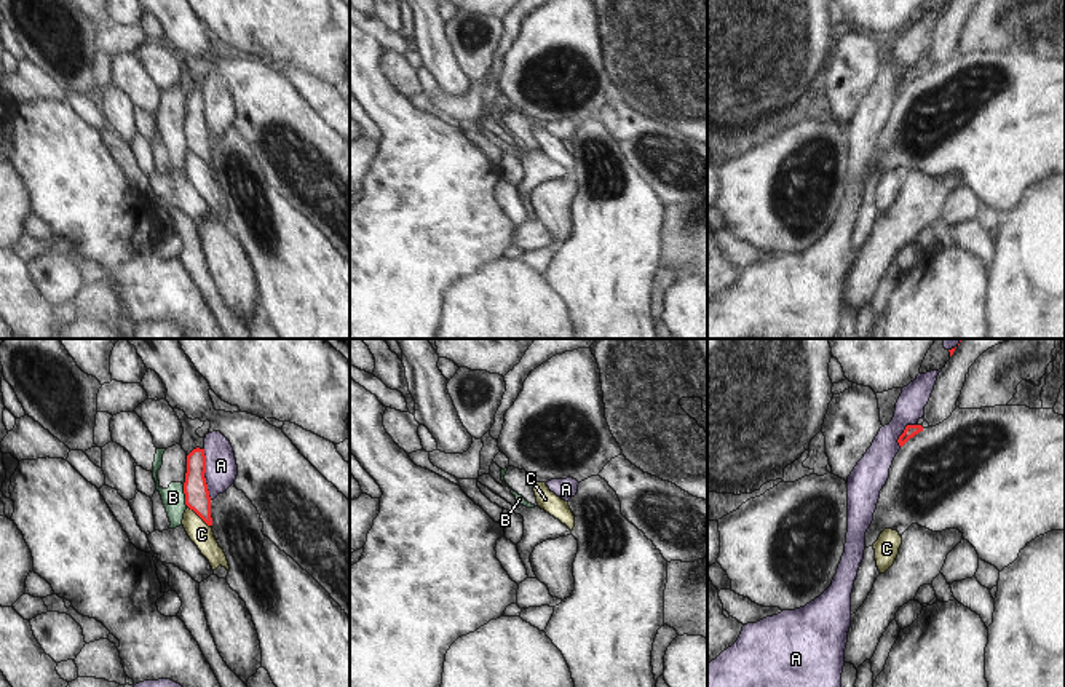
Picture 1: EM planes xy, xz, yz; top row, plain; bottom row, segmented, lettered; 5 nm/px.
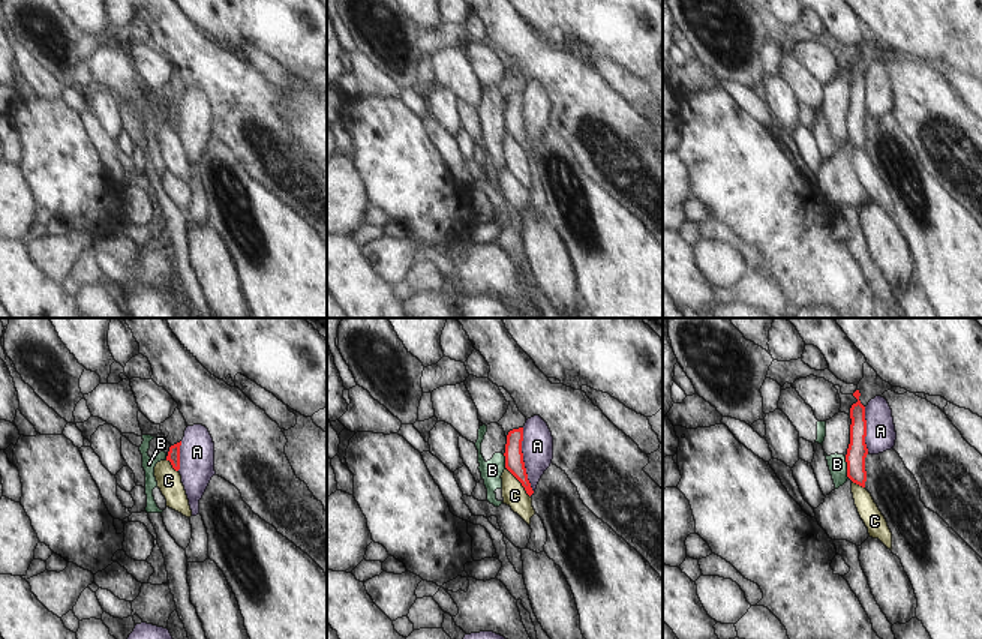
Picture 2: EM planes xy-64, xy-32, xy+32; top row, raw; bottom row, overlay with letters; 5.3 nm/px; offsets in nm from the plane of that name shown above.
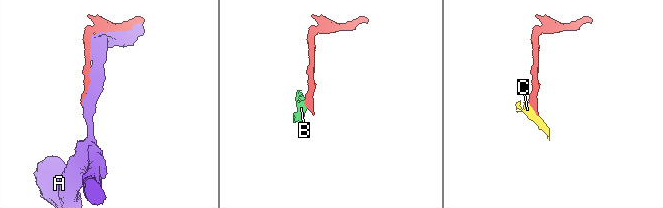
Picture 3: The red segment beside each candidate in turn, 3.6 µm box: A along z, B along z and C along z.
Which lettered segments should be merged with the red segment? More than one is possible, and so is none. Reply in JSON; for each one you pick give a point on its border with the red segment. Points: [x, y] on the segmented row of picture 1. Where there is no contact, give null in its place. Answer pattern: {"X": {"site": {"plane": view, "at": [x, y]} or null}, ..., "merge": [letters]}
{"merge": []}

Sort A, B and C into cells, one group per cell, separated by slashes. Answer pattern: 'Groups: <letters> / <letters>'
Groups: A / B / C

